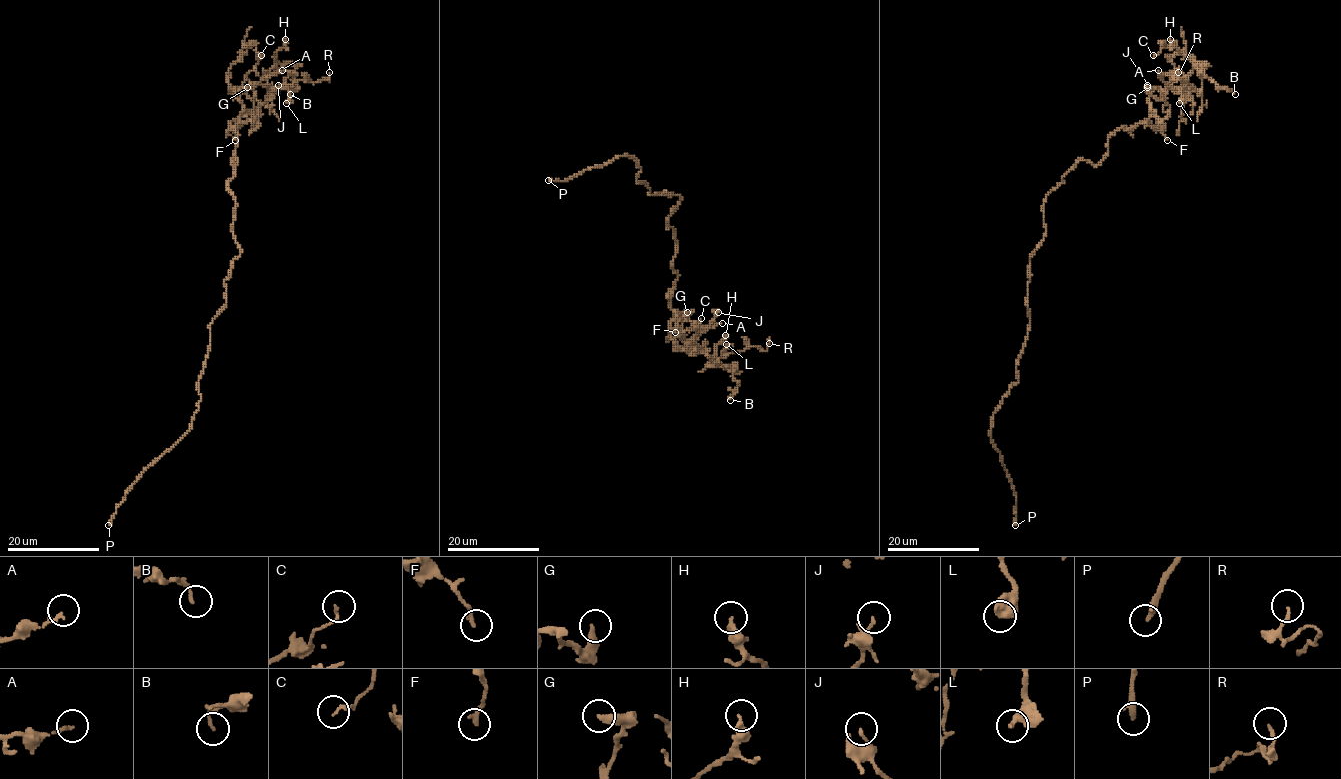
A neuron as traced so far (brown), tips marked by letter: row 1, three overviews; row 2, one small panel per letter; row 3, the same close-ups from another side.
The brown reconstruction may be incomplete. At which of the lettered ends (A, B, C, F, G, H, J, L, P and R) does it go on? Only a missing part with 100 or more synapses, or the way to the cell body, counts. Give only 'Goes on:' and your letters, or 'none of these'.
Goes on: P

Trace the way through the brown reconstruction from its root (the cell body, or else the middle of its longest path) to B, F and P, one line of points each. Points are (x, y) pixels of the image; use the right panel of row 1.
B: (1045, 224), (1046, 195), (1145, 122), (1153, 89), (1185, 89), (1199, 63), (1235, 94)
F: (1045, 224), (1046, 195), (1080, 159), (1097, 165), (1118, 128), (1147, 122), (1167, 140)
P: (1045, 224), (1043, 241), (1029, 257), (1029, 325), (1018, 381), (991, 420), (991, 442), (1017, 494), (1015, 525)

